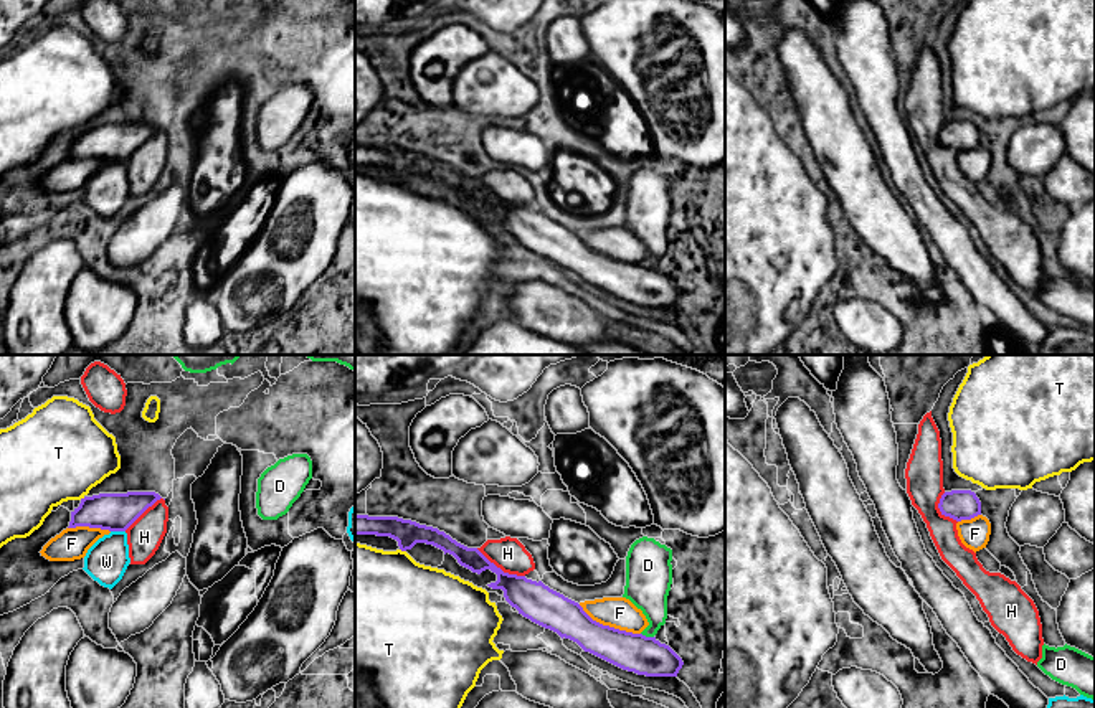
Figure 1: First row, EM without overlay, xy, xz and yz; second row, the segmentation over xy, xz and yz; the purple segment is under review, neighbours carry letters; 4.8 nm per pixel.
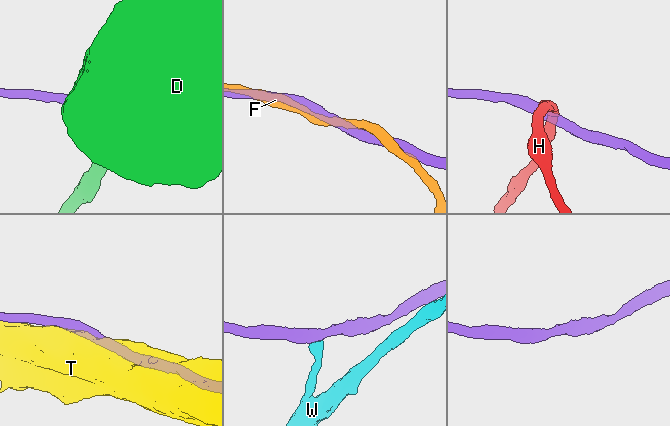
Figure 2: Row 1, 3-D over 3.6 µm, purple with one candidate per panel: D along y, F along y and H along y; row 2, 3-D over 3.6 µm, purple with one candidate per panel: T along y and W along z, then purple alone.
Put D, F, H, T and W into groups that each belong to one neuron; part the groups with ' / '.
D / F / H / T / W

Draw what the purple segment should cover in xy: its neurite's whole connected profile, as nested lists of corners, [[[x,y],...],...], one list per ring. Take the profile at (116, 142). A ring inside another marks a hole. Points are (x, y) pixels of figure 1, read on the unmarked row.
[[[155,122],[99,124],[81,129],[71,142],[68,158],[89,157],[126,162],[149,137],[162,127]]]

